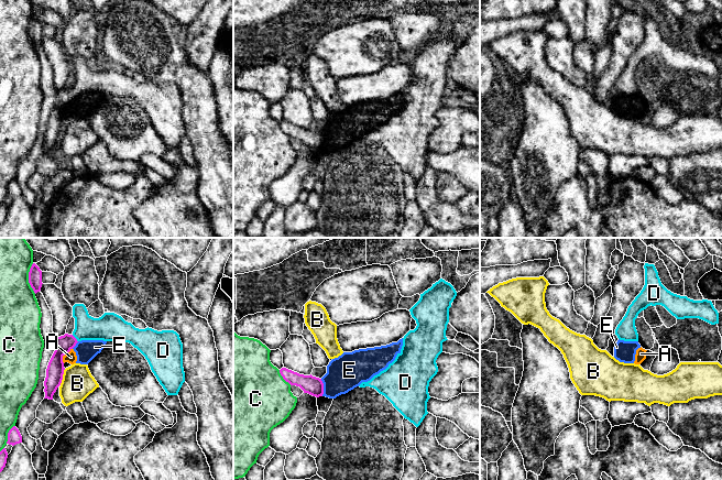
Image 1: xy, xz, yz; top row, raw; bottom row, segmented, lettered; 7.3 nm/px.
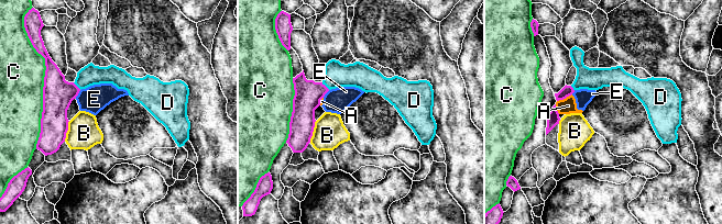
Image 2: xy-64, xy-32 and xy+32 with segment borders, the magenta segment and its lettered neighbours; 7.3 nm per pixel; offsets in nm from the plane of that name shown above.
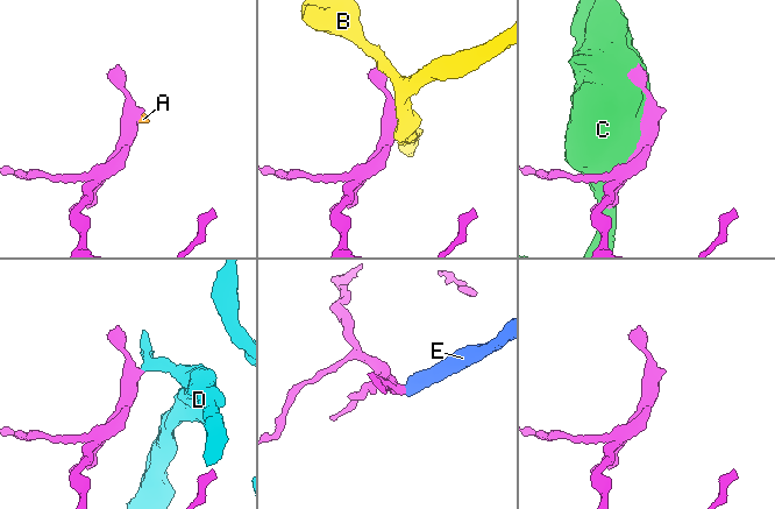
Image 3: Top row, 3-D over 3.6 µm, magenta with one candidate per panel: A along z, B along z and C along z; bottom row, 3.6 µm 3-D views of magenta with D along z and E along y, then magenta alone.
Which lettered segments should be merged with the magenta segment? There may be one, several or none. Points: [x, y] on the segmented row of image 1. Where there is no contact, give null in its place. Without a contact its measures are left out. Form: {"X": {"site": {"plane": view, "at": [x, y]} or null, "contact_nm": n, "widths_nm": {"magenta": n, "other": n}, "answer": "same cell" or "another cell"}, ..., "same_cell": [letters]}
{"A": {"site": {"plane": "xy", "at": [64, 355]}, "contact_nm": 130, "widths_nm": {"magenta": 130, "other": 80}, "answer": "another cell"}, "B": {"site": {"plane": "xy", "at": [62, 377]}, "contact_nm": 130, "widths_nm": {"magenta": 130, "other": 240}, "answer": "another cell"}, "C": {"site": {"plane": "xy", "at": [29, 279]}, "contact_nm": 220, "widths_nm": {"magenta": 100, "other": 280}, "answer": "another cell"}, "D": {"site": {"plane": "xy", "at": [75, 338]}, "contact_nm": 70, "widths_nm": {"magenta": 130, "other": 190}, "answer": "same cell"}, "E": {"site": {"plane": "xz", "at": [323, 388]}, "contact_nm": 130, "widths_nm": {"magenta": 140, "other": 260}, "answer": "another cell"}, "same_cell": ["D"]}

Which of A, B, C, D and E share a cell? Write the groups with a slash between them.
A E / B / C / D

